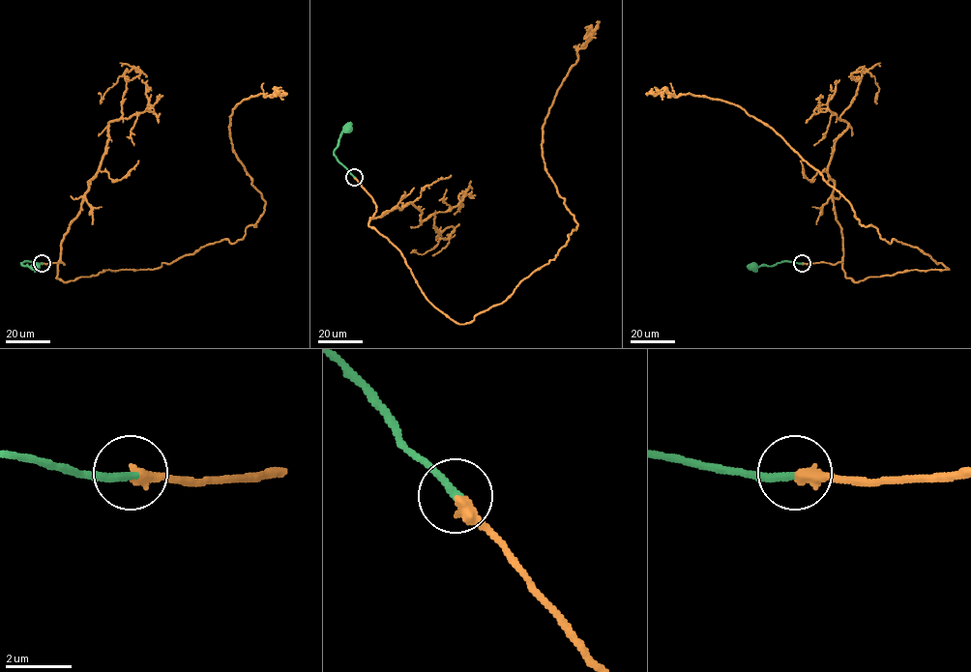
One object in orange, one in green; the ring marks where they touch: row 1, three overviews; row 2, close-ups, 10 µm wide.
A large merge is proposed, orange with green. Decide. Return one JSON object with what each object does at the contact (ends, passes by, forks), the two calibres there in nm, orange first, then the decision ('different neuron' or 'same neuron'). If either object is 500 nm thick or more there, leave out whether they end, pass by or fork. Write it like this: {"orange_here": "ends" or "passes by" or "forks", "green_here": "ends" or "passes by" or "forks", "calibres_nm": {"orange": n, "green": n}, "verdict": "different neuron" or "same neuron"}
{"orange_here": "ends", "green_here": "ends", "calibres_nm": {"orange": 400, "green": 240}, "verdict": "same neuron"}

